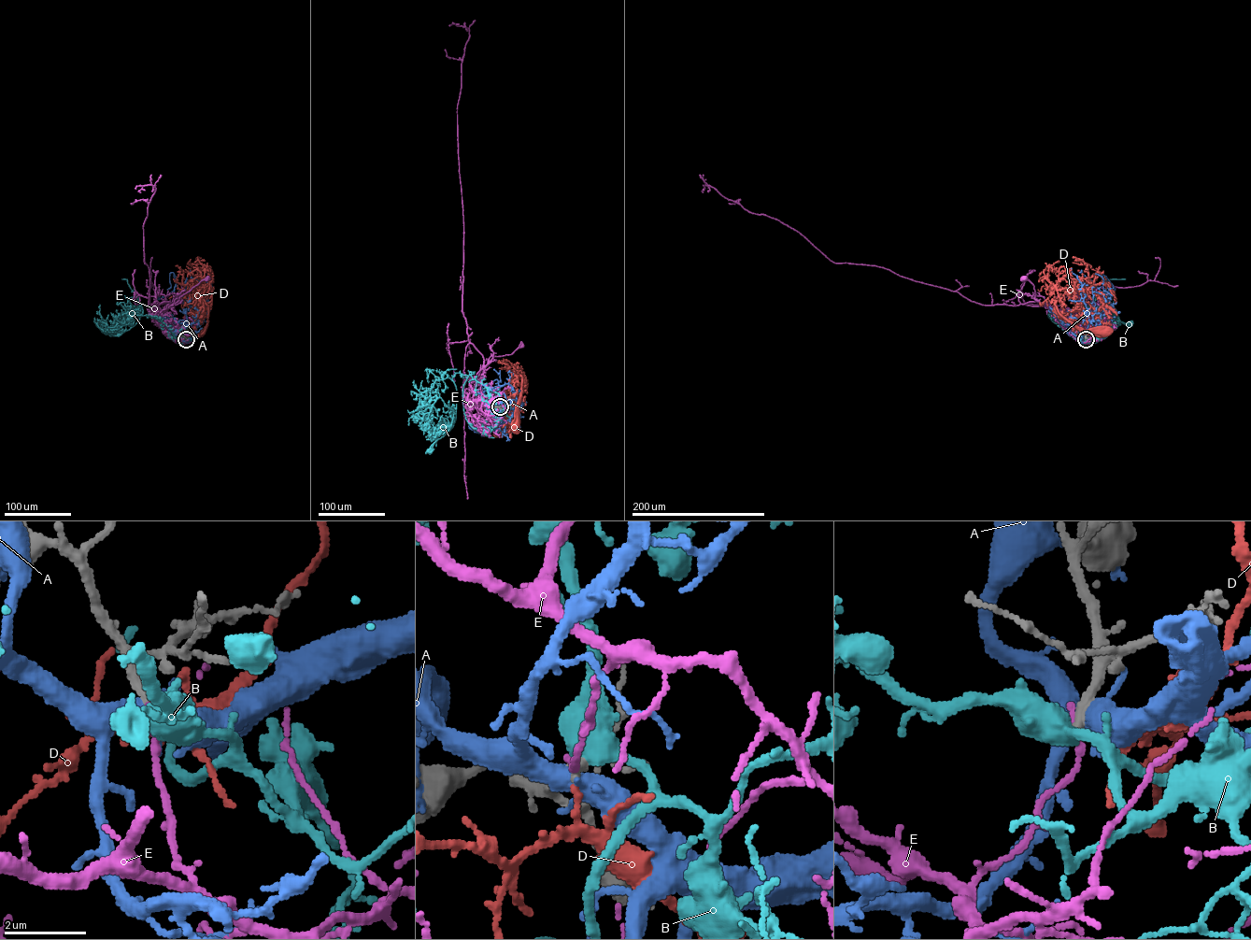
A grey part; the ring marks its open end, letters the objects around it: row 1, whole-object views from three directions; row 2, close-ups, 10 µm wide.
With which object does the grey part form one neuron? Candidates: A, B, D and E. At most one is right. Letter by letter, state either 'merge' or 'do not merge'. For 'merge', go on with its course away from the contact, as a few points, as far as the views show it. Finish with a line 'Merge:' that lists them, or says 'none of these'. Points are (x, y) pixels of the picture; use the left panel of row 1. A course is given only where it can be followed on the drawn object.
A: do not merge
B: do not merge
D: do not merge
E: do not merge
Merge: none of these

